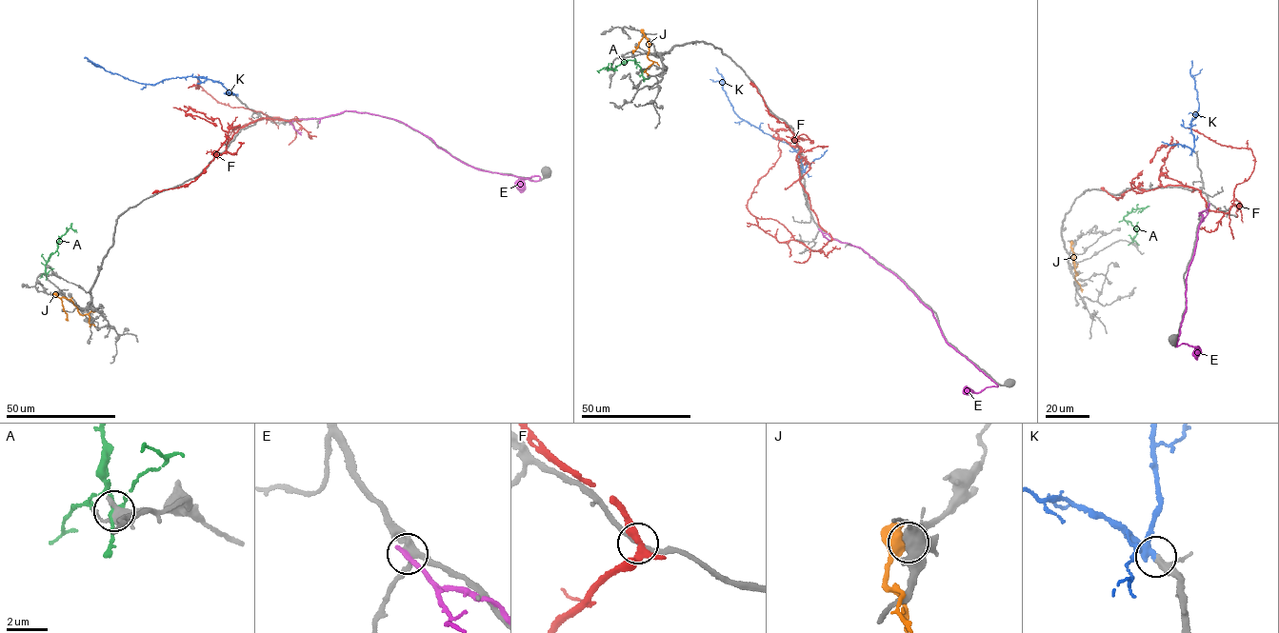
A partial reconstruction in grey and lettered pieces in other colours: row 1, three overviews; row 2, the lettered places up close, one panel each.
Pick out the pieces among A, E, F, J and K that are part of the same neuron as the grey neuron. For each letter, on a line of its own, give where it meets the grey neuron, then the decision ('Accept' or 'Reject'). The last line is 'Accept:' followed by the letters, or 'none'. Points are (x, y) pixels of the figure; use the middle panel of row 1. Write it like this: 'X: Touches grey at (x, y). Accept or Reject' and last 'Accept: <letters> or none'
A: Touches grey at (607, 69). Reject
E: Touches grey at (819, 229). Reject
F: Touches grey at (831, 238). Reject
J: Touches grey at (641, 32). Reject
K: Touches grey at (802, 173). Accept
Accept: K

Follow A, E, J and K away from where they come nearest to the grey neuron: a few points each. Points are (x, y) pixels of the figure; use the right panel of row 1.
A: (1132, 242), (1136, 227), (1124, 217), (1133, 209), (1143, 208), (1138, 213)
E: (1209, 204), (1207, 208), (1199, 213), (1203, 217), (1186, 278), (1187, 309), (1176, 344), (1197, 347), (1197, 359)
J: (1072, 243), (1075, 280), (1082, 292)
K: (1194, 151), (1190, 121), (1196, 117), (1199, 107), (1190, 72), (1191, 61)

